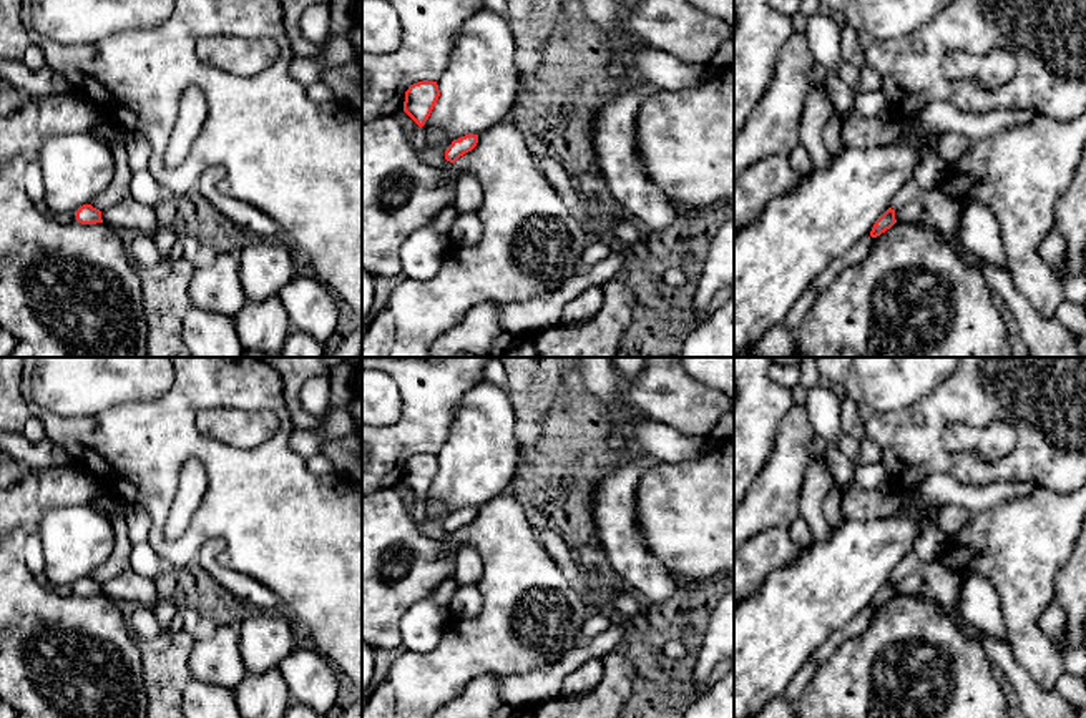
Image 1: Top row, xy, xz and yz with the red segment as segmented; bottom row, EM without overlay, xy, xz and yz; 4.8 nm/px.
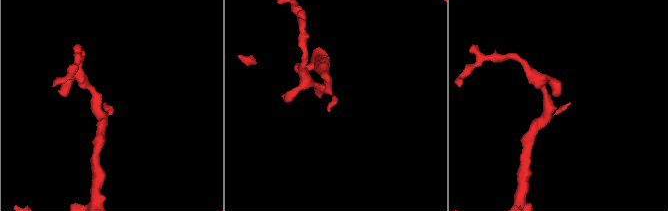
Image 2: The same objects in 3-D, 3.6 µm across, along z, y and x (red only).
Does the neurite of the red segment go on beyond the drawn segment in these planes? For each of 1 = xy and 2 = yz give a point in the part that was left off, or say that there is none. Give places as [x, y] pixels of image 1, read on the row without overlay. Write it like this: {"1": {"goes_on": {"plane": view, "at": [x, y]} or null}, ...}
{"1": {"goes_on": null}, "2": {"goes_on": null}}

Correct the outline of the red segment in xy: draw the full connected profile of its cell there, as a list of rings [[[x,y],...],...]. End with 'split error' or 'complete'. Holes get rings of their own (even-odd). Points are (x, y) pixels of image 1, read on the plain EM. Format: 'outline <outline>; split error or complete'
outline [[[91,577],[80,578],[75,588],[76,588],[76,593],[81,597],[103,595],[101,583],[93,580]]]; complete

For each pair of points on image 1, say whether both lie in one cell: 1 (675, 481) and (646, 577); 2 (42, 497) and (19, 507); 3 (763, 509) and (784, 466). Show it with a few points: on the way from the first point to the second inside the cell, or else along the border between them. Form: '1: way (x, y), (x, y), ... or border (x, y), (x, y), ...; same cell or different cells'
1: border (635, 521), (646, 549), (681, 582); different cells
2: way (37, 497), (30, 497), (24, 504); same cell
3: way (772, 499), (782, 476); same cell

